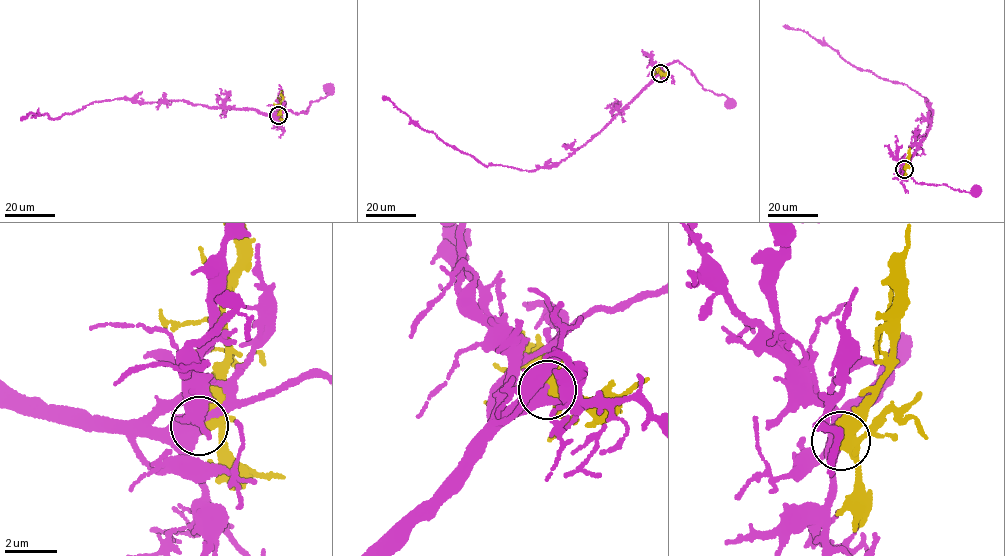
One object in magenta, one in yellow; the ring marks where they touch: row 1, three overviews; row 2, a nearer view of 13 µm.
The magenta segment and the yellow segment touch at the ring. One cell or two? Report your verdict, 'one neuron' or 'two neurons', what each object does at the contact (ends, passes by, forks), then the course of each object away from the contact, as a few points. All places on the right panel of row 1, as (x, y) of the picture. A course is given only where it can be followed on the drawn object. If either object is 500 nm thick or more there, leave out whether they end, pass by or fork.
one neuron; magenta forks there; yellow forks there; magenta runs (904, 168), (904, 175), (918, 183), (974, 191); yellow runs (904, 168), (910, 147)

